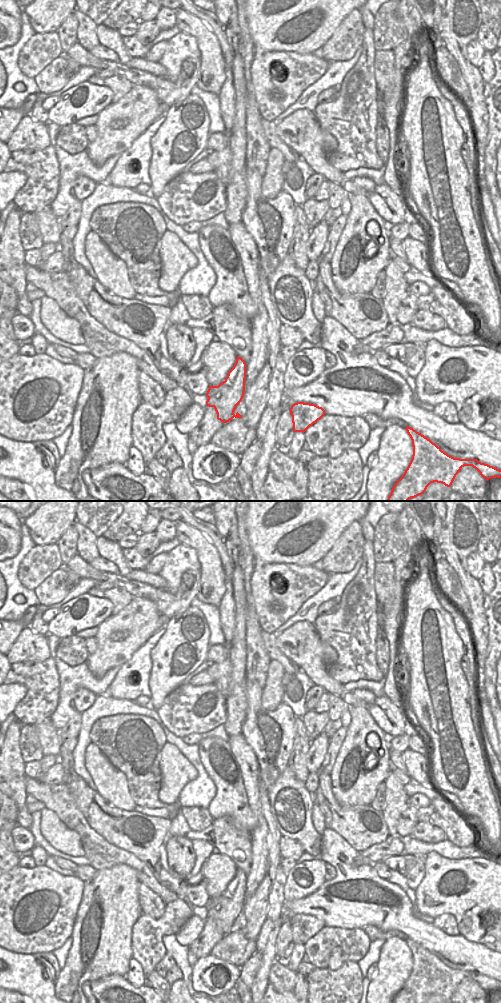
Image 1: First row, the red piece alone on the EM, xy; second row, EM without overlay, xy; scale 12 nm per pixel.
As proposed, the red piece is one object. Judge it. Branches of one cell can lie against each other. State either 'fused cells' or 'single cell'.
fused cells

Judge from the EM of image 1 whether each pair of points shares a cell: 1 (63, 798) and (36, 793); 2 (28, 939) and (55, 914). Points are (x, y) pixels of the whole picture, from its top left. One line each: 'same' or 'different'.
1: same
2: same

